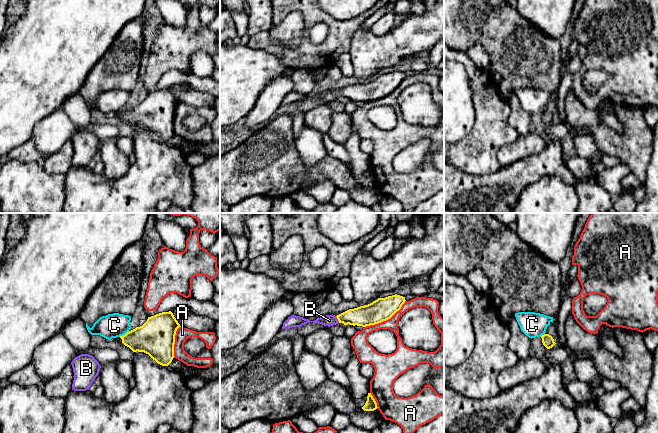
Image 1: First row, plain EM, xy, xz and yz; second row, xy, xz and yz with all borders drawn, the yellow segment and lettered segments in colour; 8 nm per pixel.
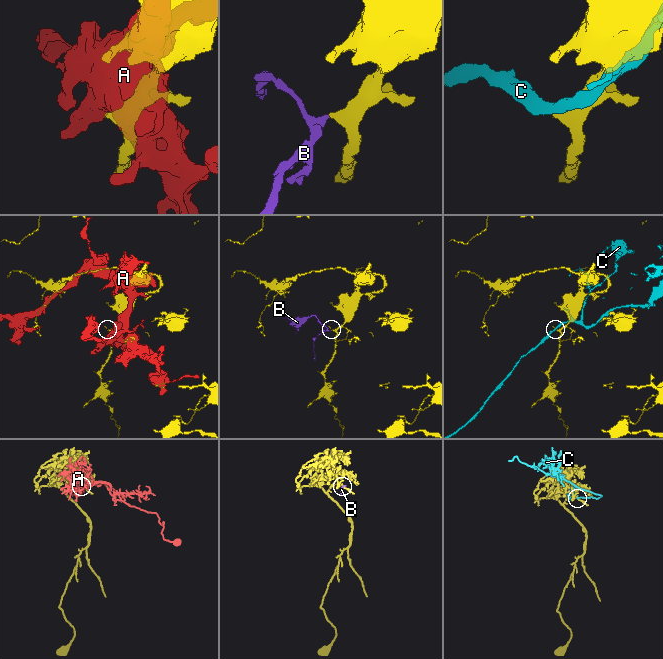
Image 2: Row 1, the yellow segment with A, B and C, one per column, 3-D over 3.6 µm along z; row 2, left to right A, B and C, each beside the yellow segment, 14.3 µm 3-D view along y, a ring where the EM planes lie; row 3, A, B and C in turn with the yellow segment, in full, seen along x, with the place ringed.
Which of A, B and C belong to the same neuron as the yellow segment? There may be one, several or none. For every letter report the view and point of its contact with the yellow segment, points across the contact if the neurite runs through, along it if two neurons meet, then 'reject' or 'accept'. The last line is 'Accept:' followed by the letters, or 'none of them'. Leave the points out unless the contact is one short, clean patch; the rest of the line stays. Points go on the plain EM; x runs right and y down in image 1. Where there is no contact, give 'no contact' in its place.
A: xz (386, 95) | reject
B: xz (337, 94) | across xz (366, 91), (337, 94), (329, 96) | accept
C: xy (125, 110) | reject
Accept: B

